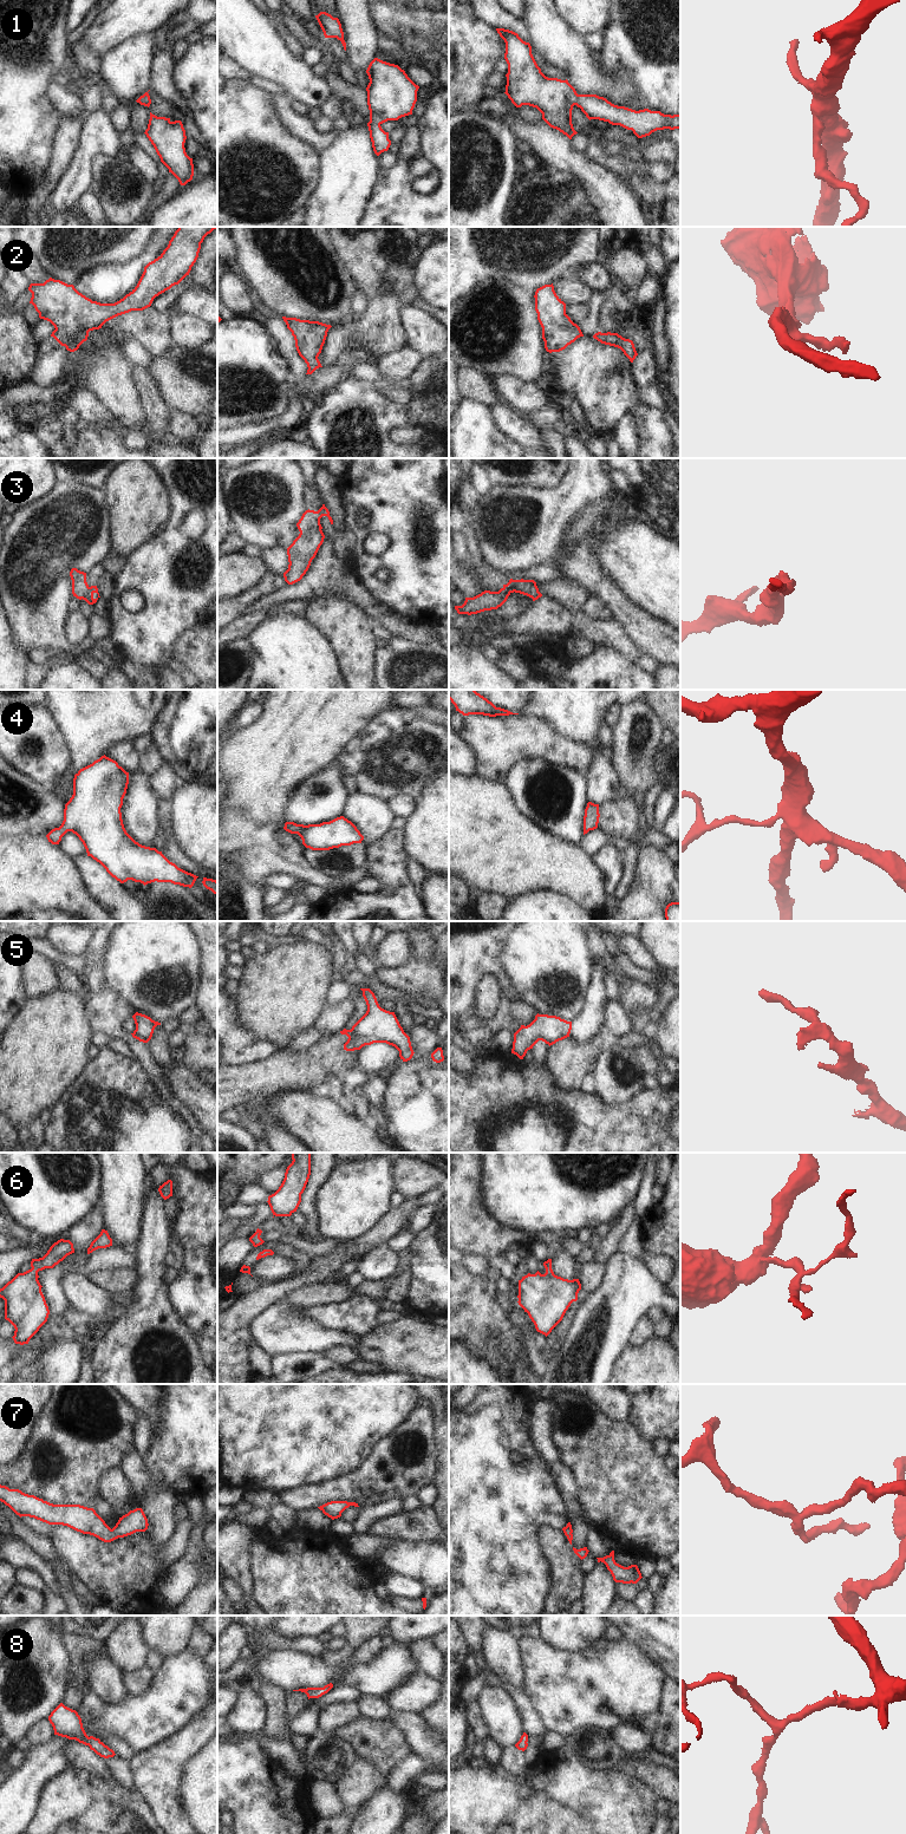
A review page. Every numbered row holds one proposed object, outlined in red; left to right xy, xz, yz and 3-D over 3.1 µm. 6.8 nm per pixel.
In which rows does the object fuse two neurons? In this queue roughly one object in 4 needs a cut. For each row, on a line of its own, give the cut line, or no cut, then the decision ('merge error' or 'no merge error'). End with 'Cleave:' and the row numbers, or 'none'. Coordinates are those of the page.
1: no cut; no merge error
2: no cut; no merge error
3: cut in xz along (317, 511), (321, 528); merge error
4: no cut; no merge error
5: no cut; no merge error
6: no cut; no merge error
7: no cut; no merge error
8: no cut; no merge error
Cleave: 3

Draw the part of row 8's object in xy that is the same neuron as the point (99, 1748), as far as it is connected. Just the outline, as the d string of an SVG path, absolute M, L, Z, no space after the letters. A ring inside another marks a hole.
M60 1703L48 1716L53 1727L54 1735L76 1740L79 1743L89 1745L97 1755L104 1758L113 1757L116 1754L105 1745L99 1738L87 1736L82 1723L82 1718L76 1710L72 1710Z

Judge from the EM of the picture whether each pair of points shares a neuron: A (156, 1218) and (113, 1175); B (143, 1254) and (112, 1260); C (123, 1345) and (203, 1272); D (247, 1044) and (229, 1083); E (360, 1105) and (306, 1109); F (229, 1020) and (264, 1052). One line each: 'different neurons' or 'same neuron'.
A: different neurons
B: different neurons
C: different neurons
D: different neurons
E: different neurons
F: same neuron

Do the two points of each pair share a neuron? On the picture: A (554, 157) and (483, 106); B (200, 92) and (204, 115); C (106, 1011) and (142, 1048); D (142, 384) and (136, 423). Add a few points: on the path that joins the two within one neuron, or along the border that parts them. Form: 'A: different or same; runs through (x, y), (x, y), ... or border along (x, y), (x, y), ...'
A: same; runs through (536, 139), (501, 108)
B: same; runs through (204, 98), (204, 109)
C: same; runs through (110, 1022), (131, 1042)
D: different; border along (131, 378), (143, 418), (149, 426)

